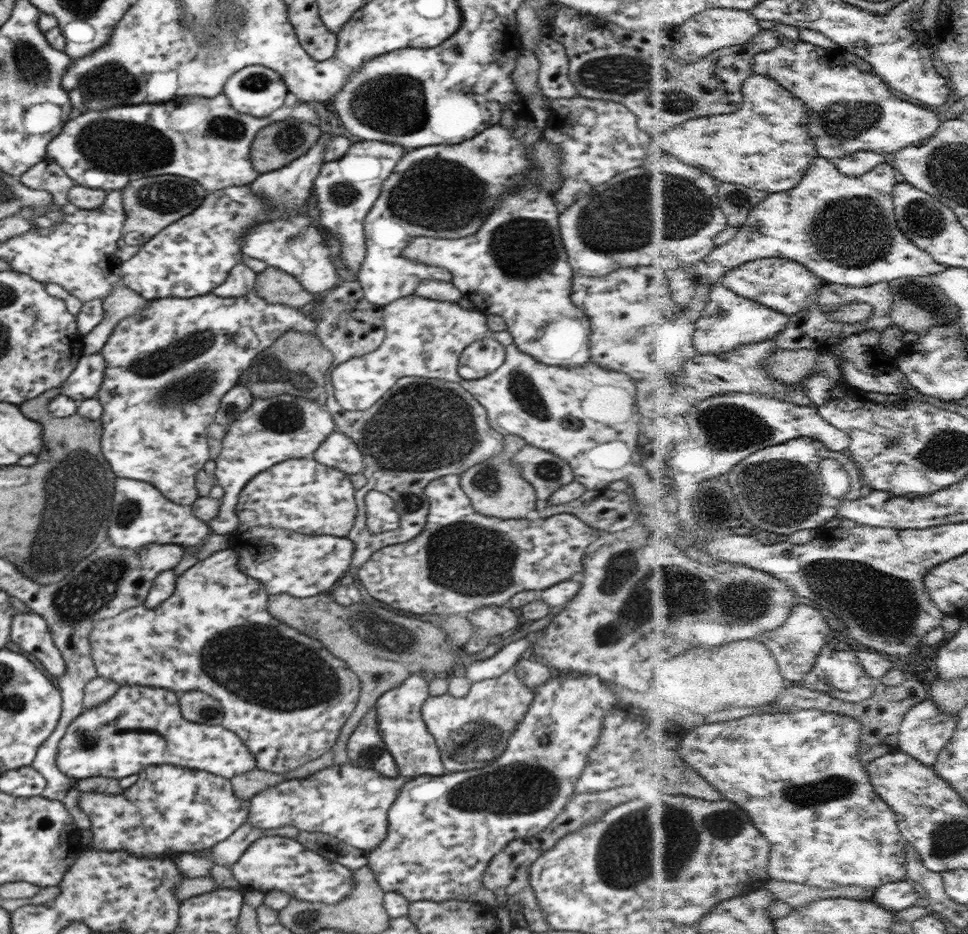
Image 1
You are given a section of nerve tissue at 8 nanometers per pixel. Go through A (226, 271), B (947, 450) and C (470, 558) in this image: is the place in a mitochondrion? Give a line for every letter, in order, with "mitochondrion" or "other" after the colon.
A: other
B: mitochondrion
C: mitochondrion

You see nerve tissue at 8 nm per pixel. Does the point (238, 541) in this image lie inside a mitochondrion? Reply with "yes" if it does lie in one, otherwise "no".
no

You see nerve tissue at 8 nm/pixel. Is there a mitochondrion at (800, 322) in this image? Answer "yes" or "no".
no

